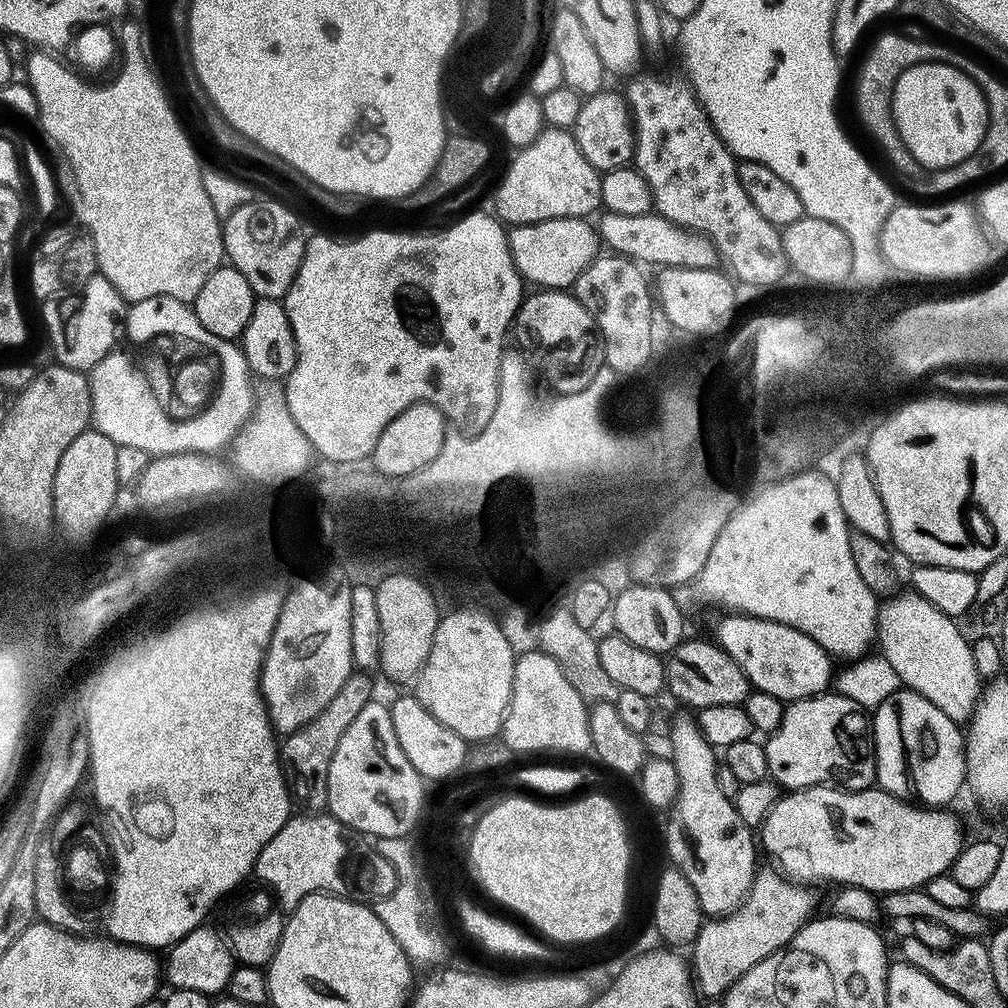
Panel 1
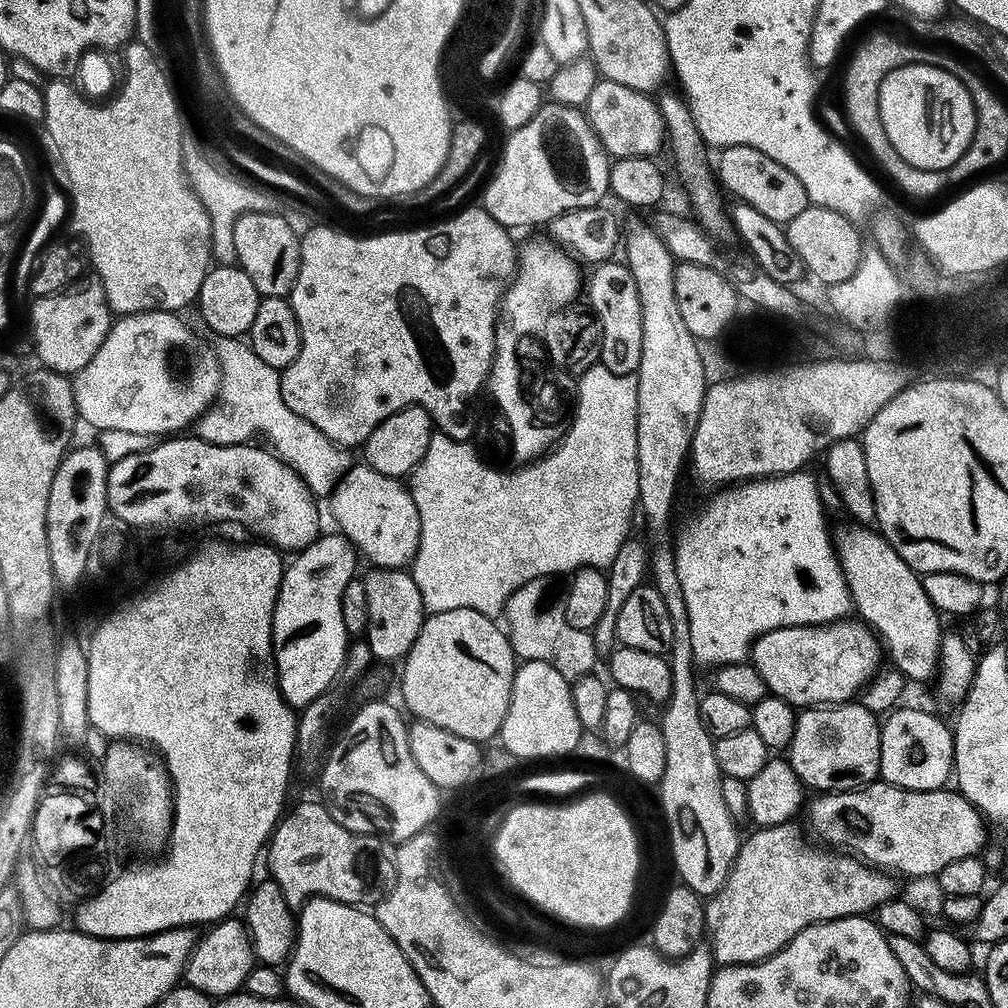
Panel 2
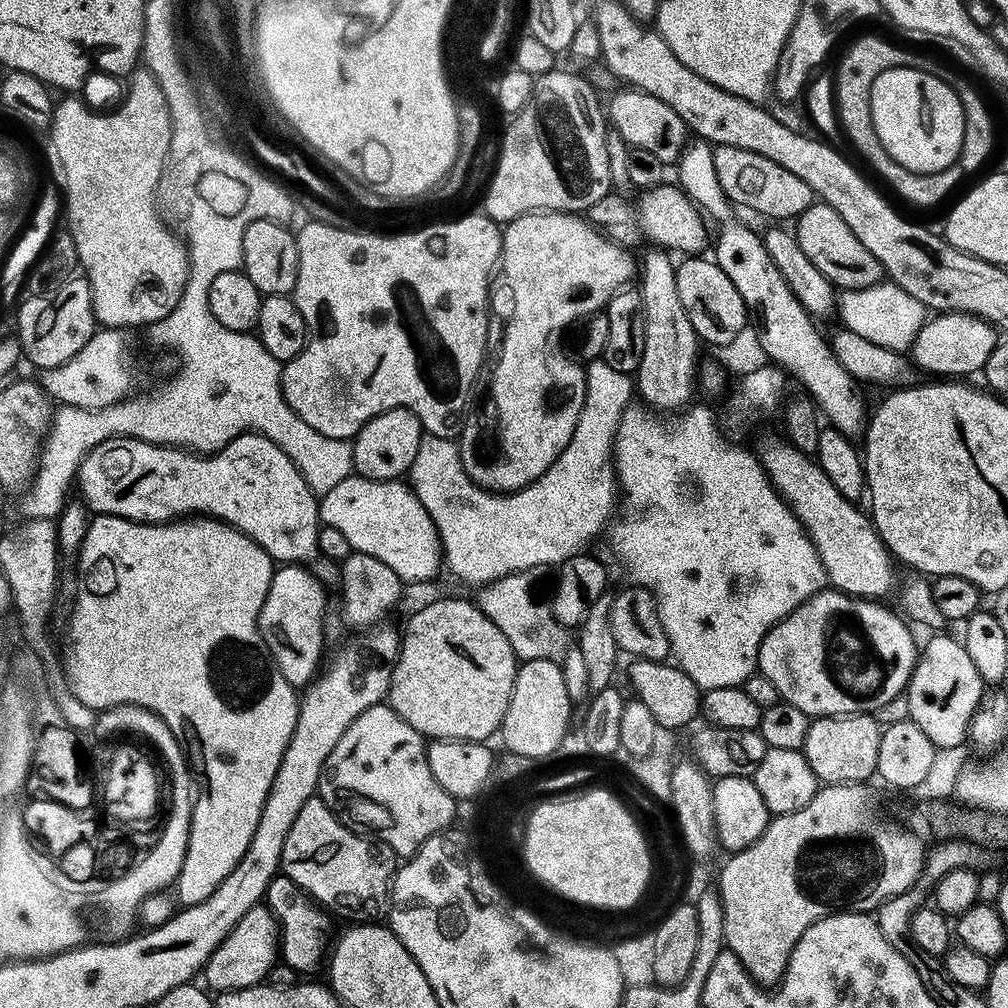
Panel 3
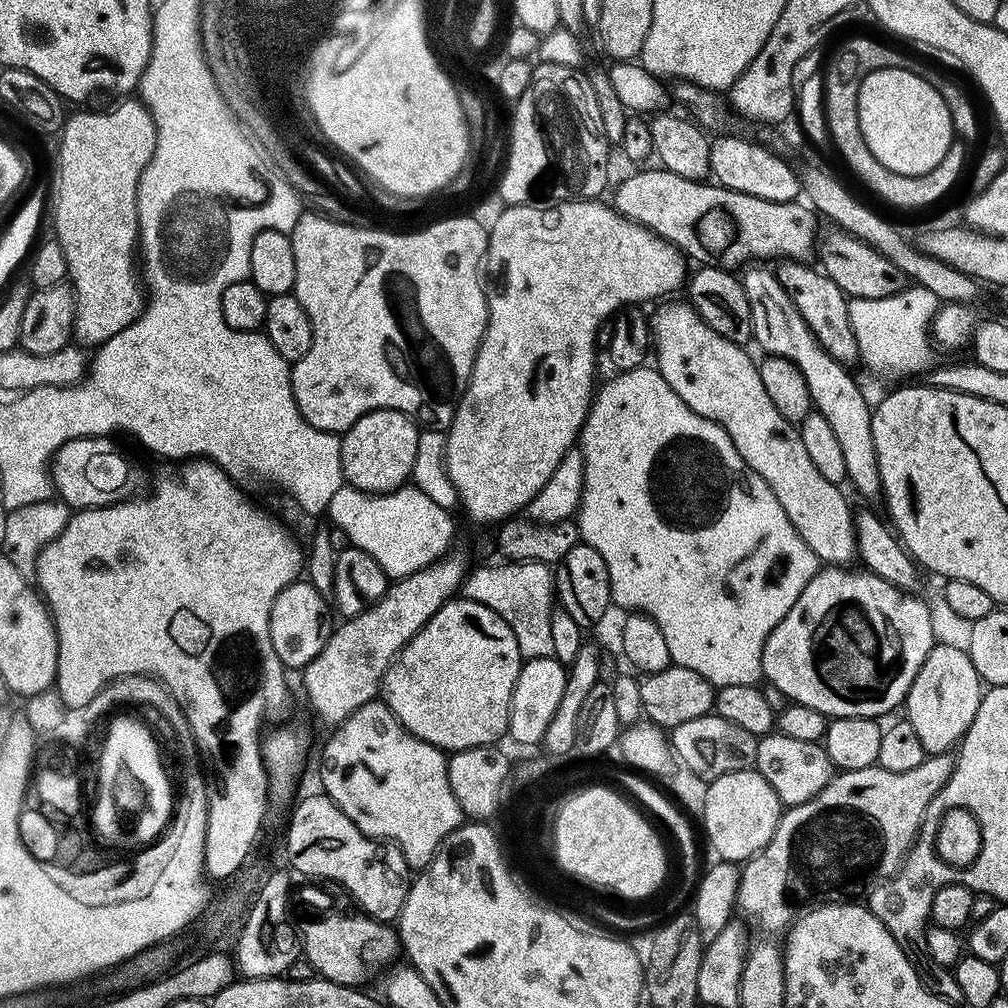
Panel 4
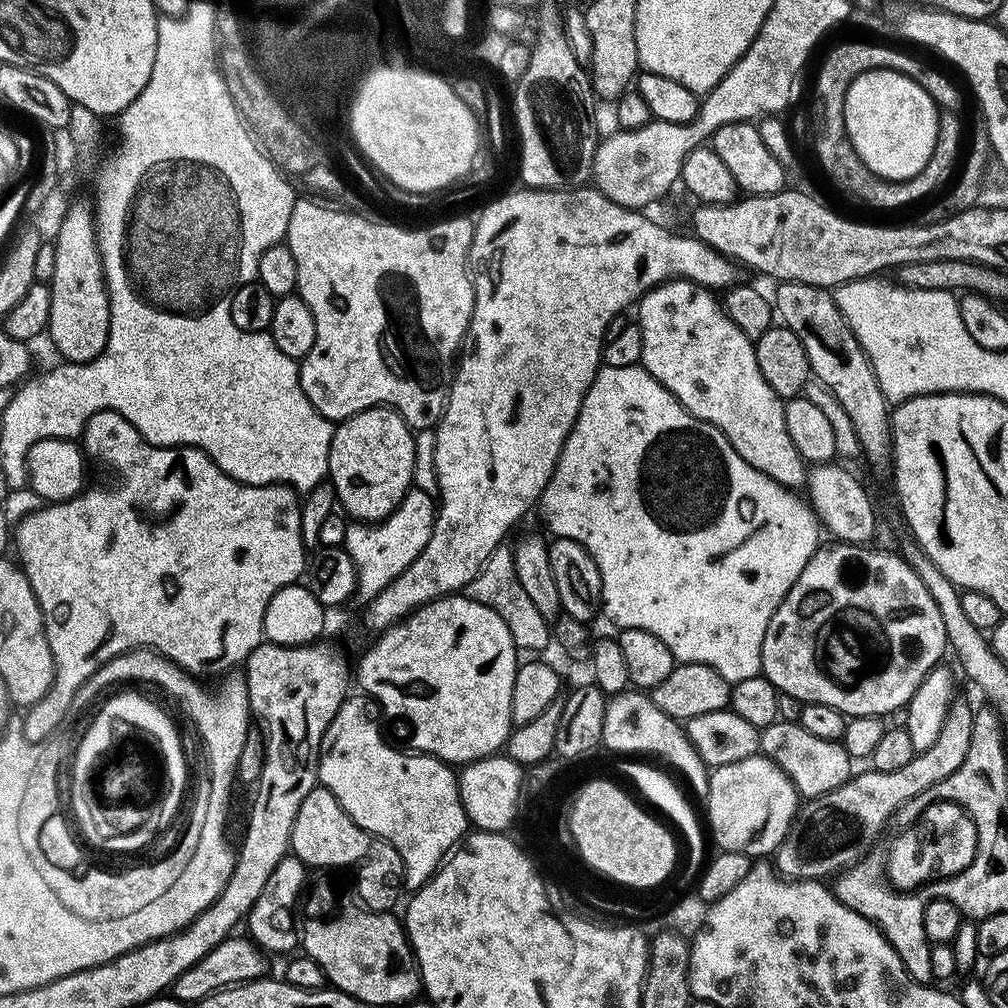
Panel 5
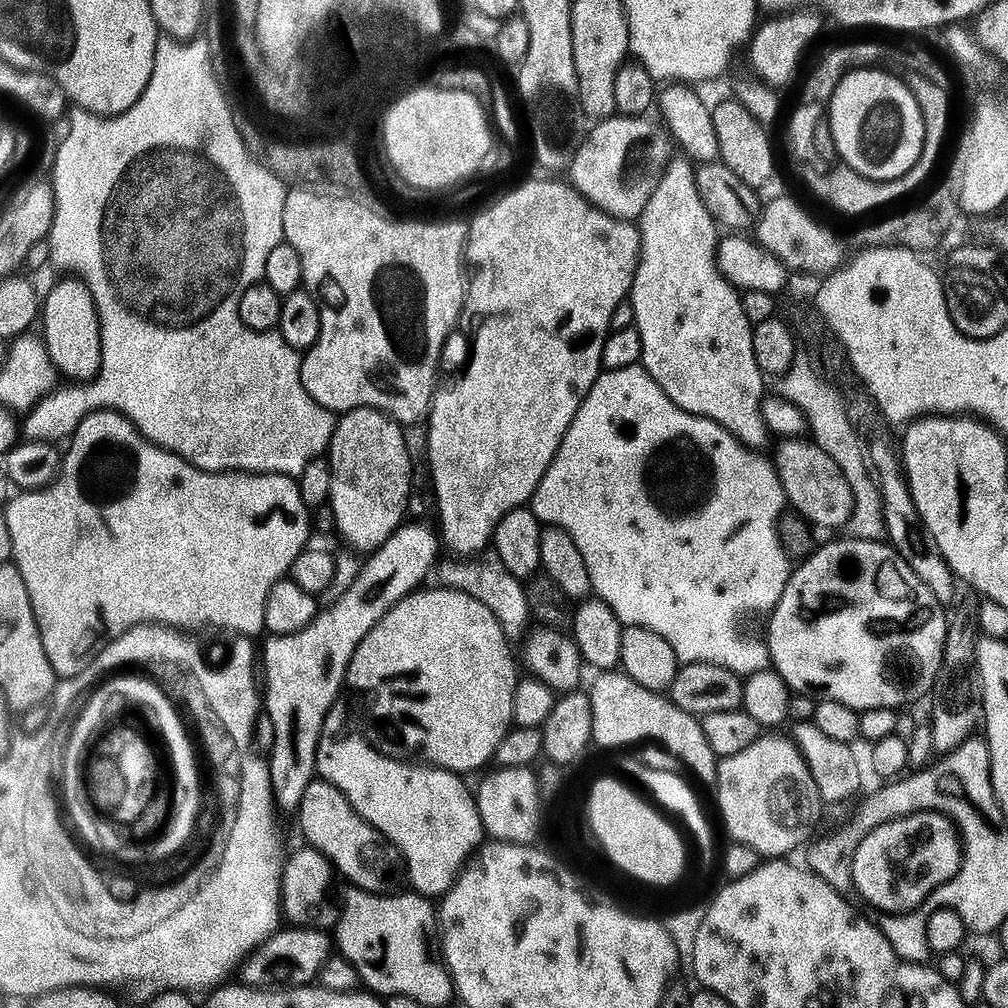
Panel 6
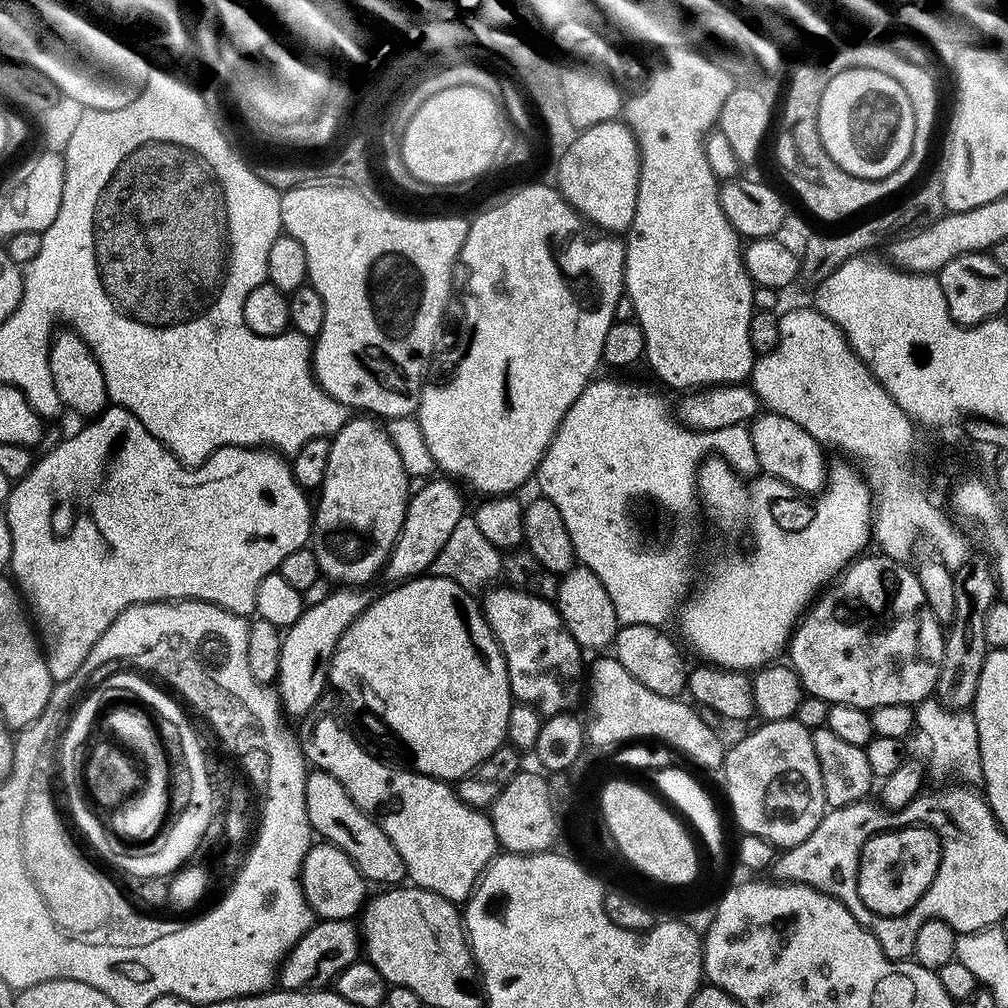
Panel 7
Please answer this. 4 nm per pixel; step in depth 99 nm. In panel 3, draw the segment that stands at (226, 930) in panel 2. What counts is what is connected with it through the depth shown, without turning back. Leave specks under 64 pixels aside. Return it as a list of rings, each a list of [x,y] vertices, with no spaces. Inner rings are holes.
[[[261,902],[246,910],[246,914],[242,914],[242,922],[238,922],[238,926],[230,930],[230,934],[218,946],[218,950],[210,954],[210,958],[204,963],[202,980],[205,980],[203,983],[213,993],[237,992],[267,981],[268,971],[277,962],[278,921],[273,912],[268,909],[267,903]]]

